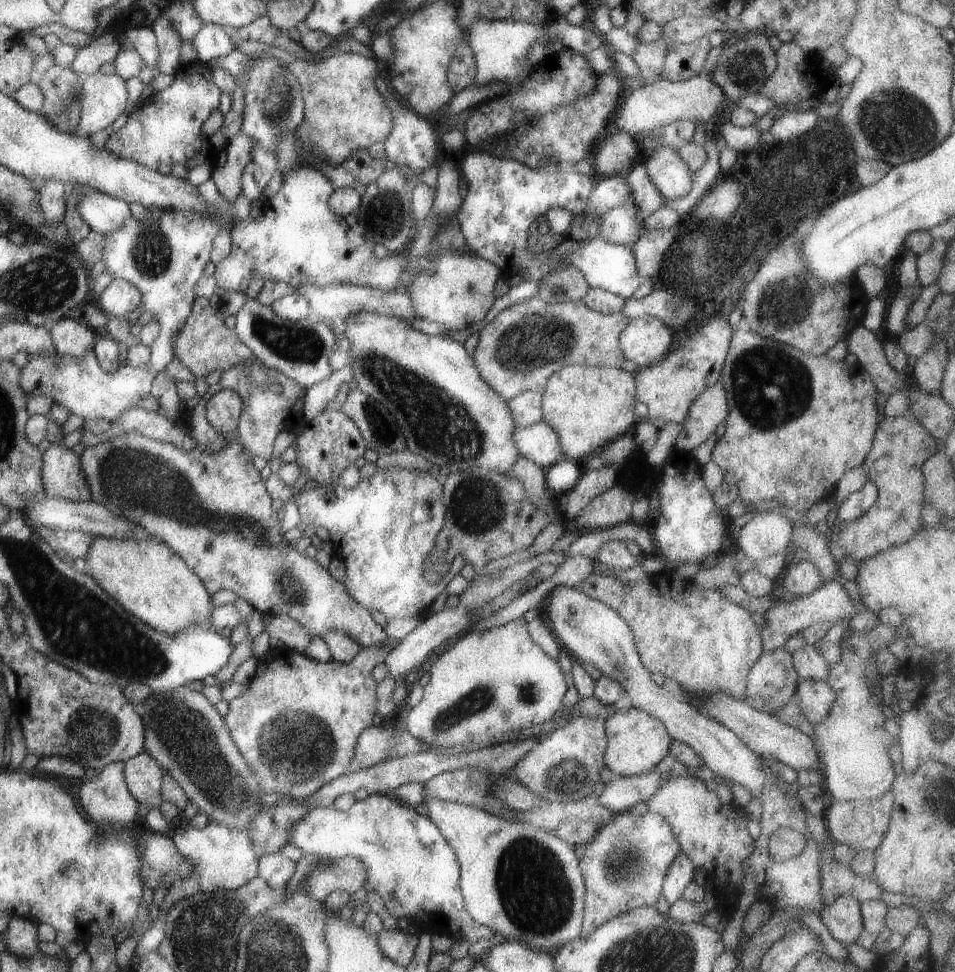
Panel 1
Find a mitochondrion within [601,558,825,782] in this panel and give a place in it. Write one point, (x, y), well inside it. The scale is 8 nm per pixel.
(623, 670)

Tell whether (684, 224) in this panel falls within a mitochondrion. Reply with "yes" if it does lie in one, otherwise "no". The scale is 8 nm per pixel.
no

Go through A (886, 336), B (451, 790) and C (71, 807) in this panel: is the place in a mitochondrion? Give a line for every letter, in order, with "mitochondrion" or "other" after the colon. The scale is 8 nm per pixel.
A: other
B: other
C: other

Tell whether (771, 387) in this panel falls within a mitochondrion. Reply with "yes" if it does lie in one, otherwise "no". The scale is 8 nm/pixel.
yes

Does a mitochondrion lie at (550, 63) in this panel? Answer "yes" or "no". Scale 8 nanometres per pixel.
no

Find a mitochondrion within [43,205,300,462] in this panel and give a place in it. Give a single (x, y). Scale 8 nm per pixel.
(151, 253)

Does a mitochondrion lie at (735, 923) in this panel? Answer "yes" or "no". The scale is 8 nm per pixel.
no

